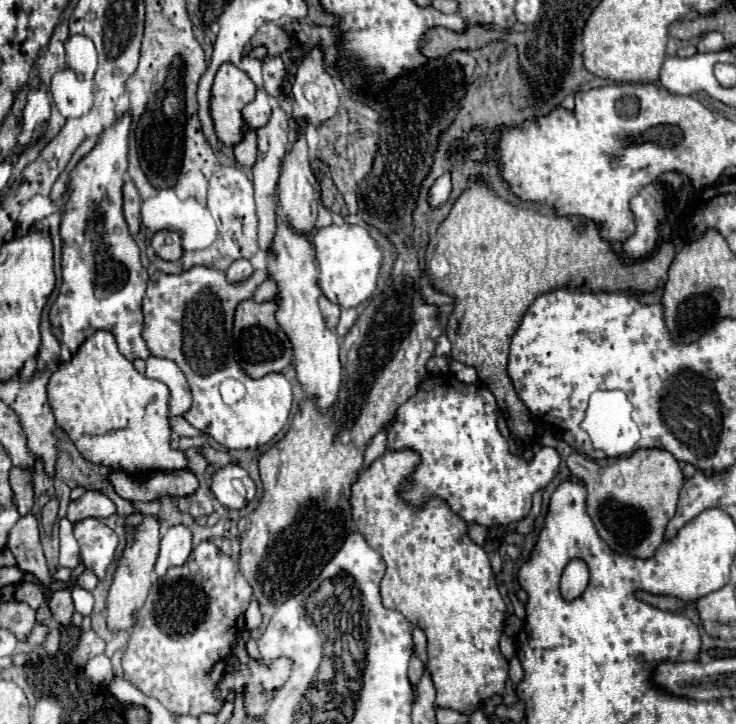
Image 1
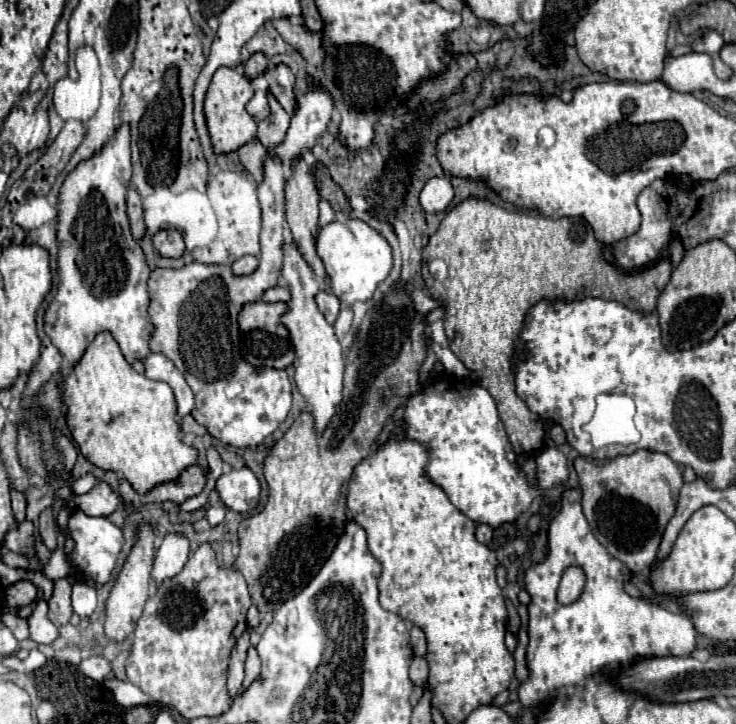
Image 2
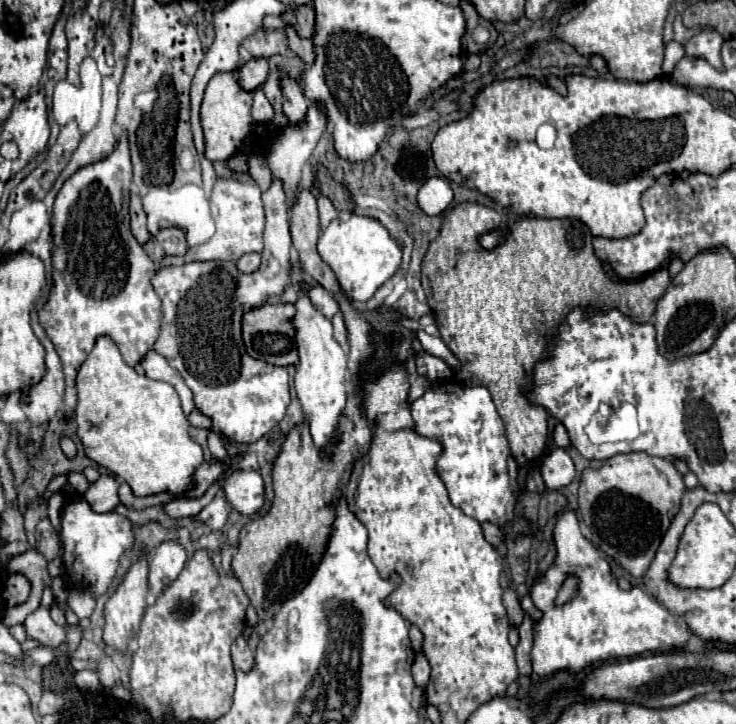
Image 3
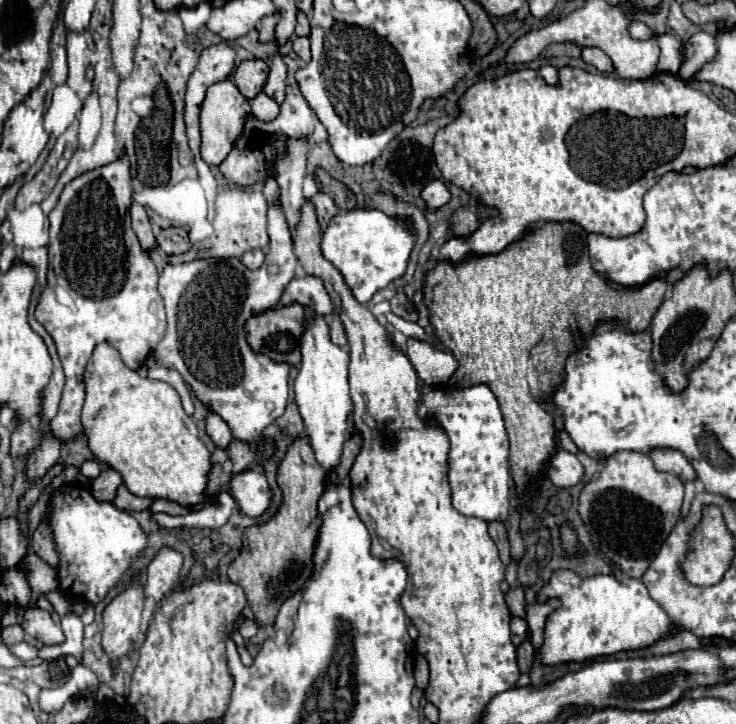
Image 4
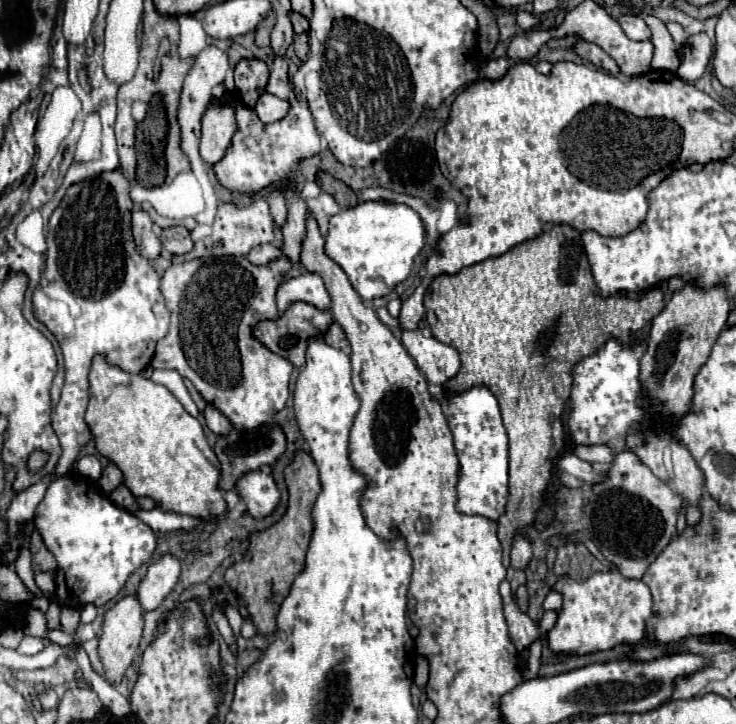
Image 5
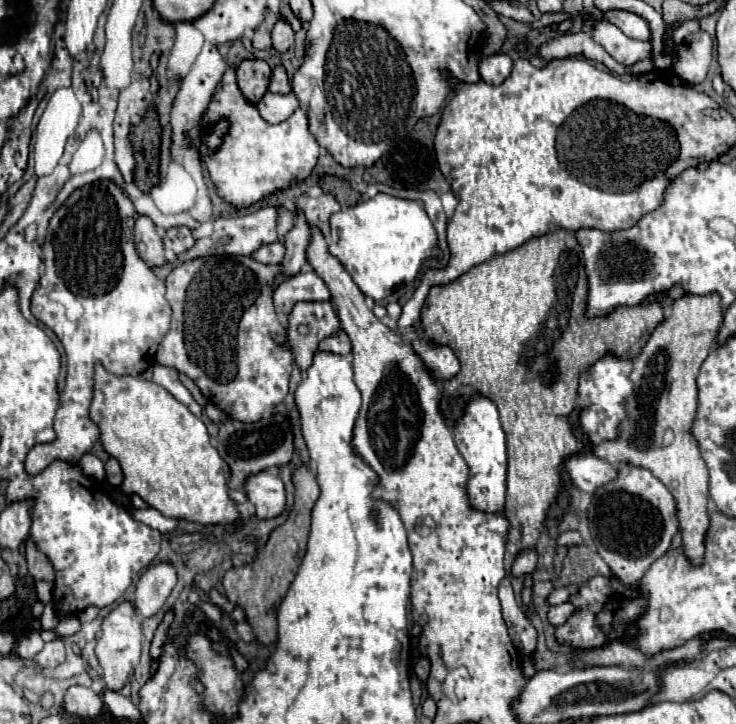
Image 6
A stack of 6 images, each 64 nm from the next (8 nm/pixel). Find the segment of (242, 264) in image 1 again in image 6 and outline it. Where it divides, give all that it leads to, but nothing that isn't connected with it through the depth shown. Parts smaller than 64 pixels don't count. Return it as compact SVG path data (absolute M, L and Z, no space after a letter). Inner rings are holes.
M280 242L264 244L256 252L252 252L252 258L262 264L280 264L284 258L284 244L280 244Z

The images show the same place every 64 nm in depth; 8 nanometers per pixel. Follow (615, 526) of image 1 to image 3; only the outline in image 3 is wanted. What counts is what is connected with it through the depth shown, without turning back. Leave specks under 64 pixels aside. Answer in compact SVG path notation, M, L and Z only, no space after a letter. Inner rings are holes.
M646 452L620 454L606 460L598 470L584 468L578 492L578 512L590 540L632 576L642 578L678 512L682 492L682 474L670 460L648 456Z

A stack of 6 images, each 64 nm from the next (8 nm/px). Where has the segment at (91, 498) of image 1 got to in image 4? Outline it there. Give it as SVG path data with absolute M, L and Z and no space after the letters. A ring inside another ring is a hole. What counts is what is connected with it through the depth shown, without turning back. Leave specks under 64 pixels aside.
M108 470L102 472L96 480L92 480L92 496L98 502L114 502L116 498L116 490L122 484L122 478L116 470Z

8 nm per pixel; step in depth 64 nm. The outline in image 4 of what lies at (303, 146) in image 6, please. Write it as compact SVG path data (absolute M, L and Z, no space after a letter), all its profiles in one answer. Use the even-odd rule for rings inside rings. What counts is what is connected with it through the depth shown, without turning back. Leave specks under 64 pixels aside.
M290 90L288 96L286 96L286 100L284 100L284 104L282 104L280 116L274 122L261 122L254 118L254 116L248 117L244 126L244 134L236 140L234 150L220 164L222 174L232 184L254 184L254 182L262 182L266 178L266 174L272 174L272 168L270 166L274 162L274 154L278 150L284 150L284 140L312 136L314 124L316 124L316 118L314 118L308 102L304 100L304 96L302 94L292 94L292 90Z

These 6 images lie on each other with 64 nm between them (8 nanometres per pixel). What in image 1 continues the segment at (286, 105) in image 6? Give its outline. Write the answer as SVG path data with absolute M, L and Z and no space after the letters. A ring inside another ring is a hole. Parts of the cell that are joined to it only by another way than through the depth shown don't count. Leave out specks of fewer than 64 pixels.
M258 90L256 92L256 98L244 106L242 110L242 116L244 116L244 122L252 128L252 130L258 130L262 126L268 124L270 120L270 114L272 114L272 108L270 108L270 100L268 100L268 94L264 90Z

